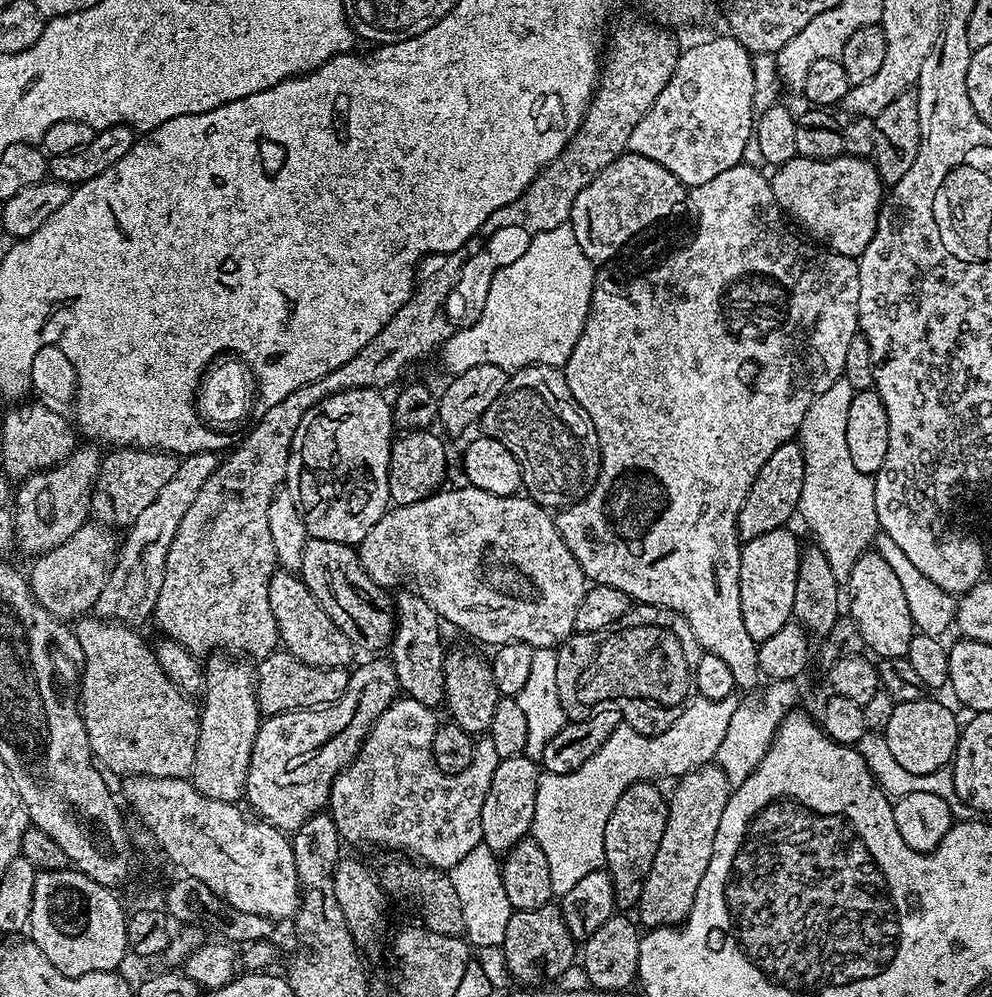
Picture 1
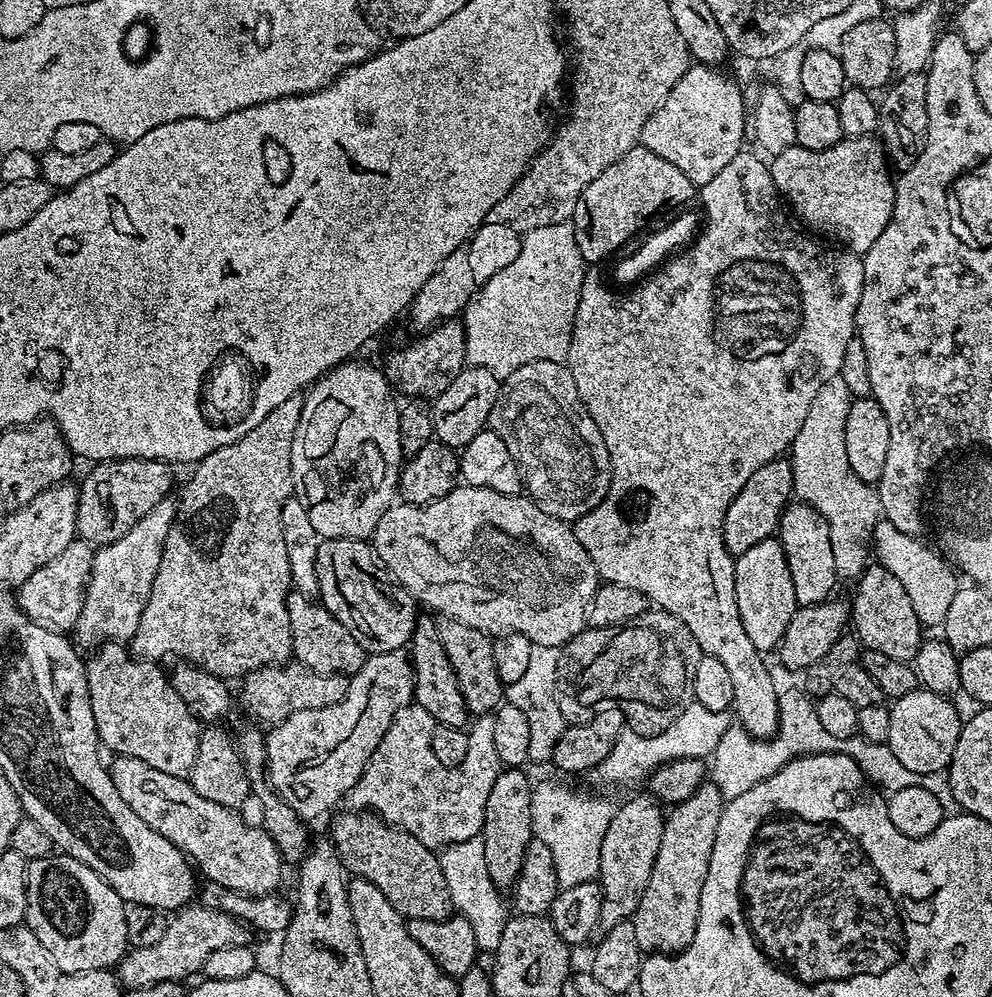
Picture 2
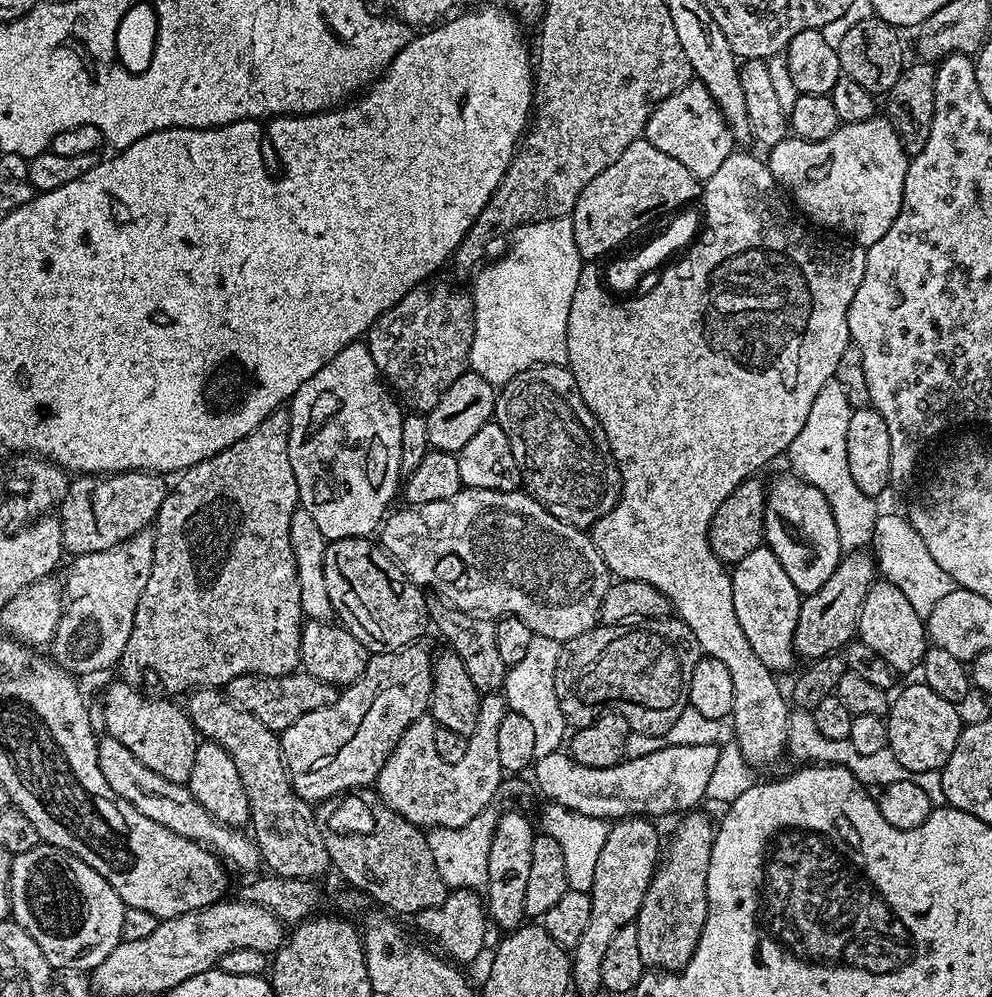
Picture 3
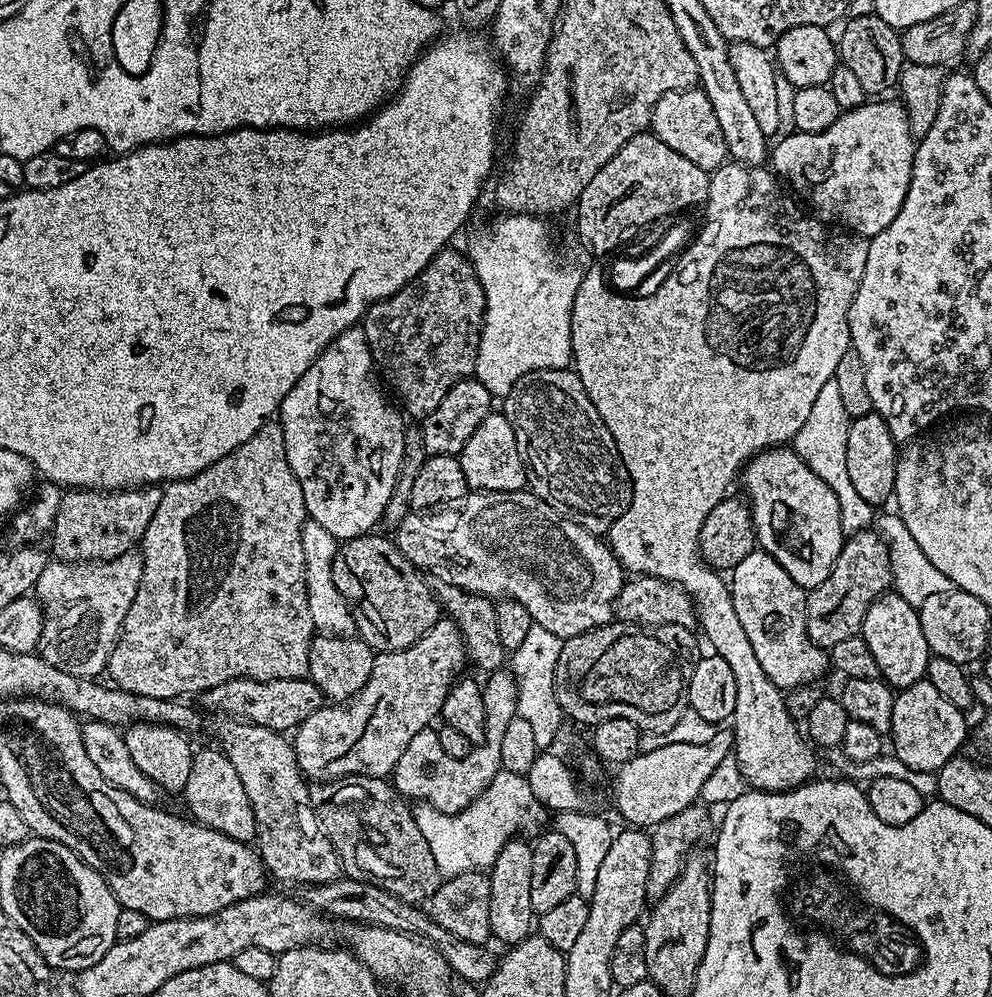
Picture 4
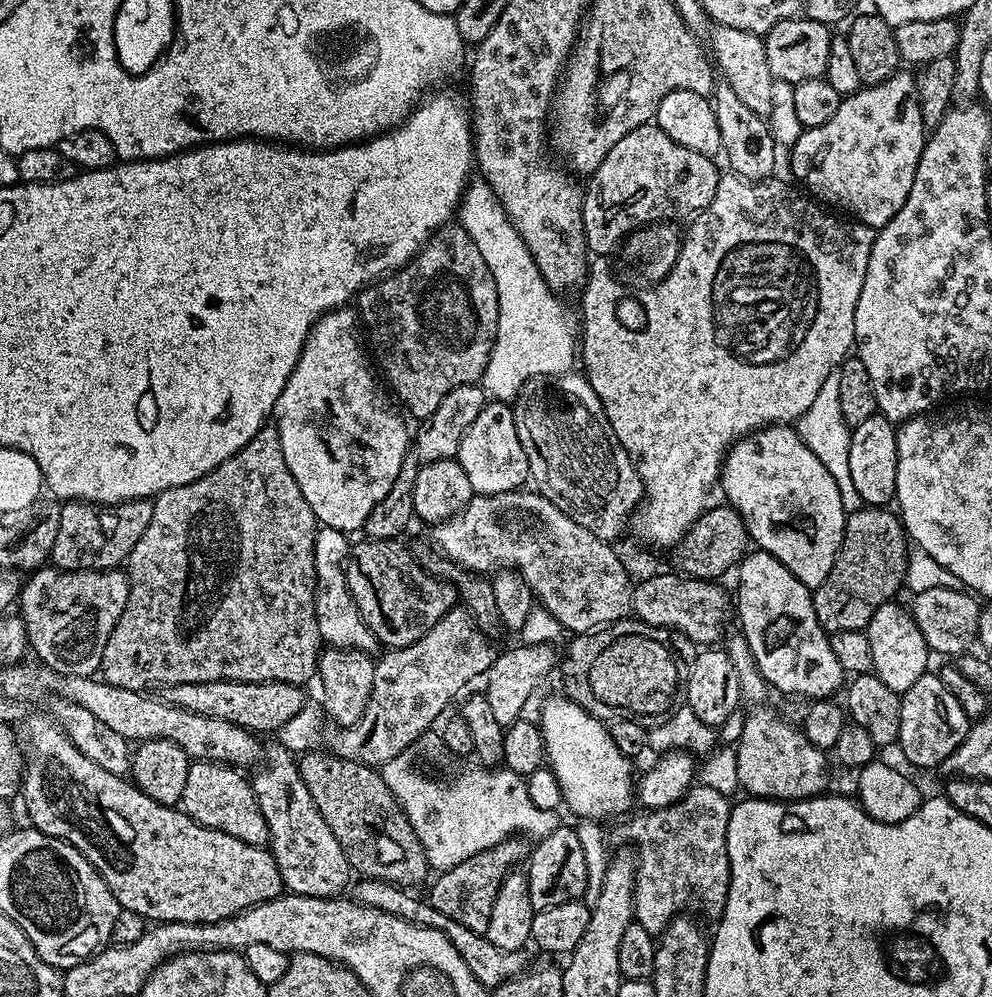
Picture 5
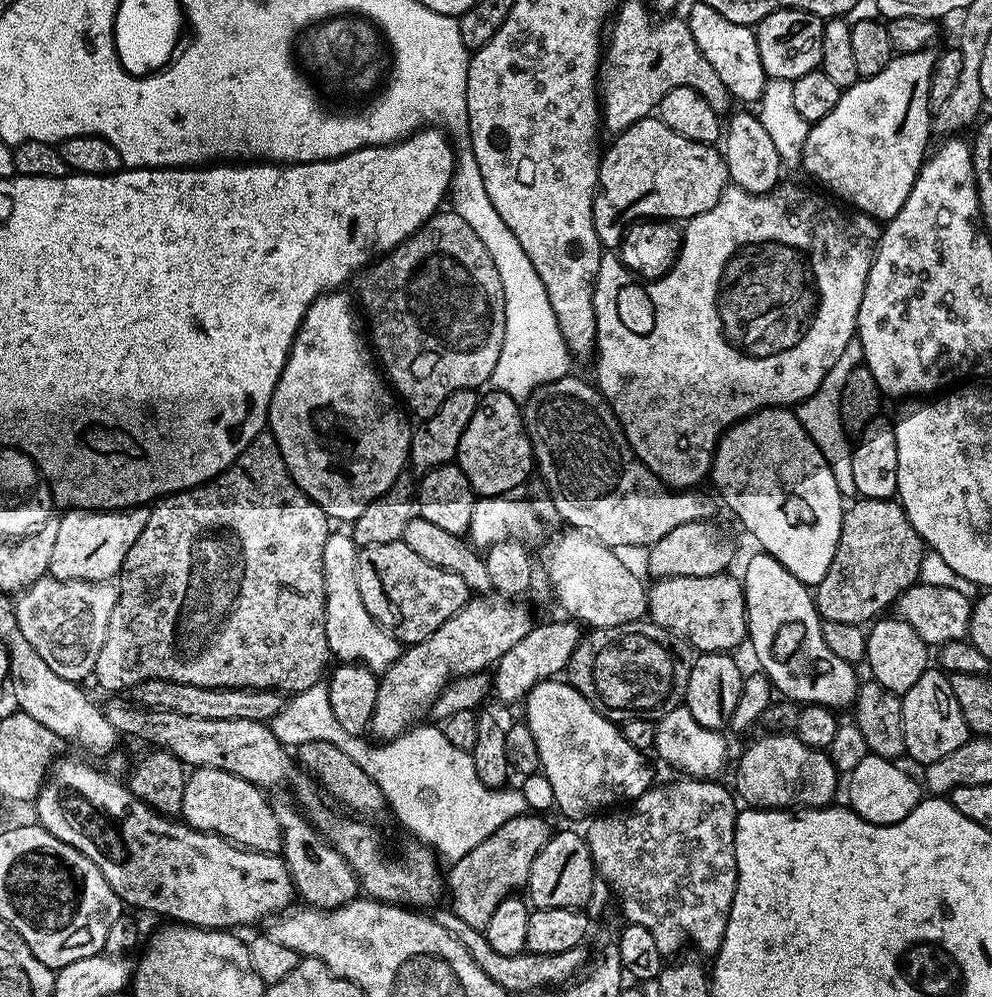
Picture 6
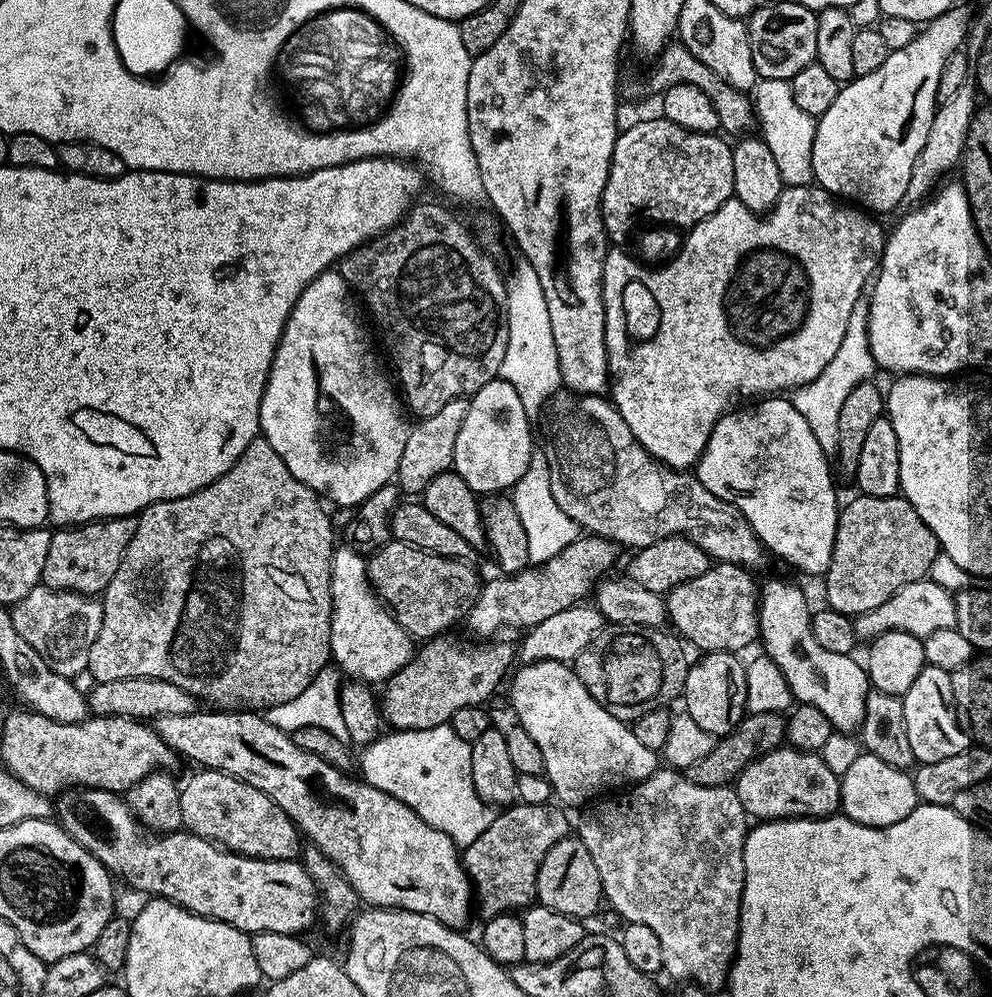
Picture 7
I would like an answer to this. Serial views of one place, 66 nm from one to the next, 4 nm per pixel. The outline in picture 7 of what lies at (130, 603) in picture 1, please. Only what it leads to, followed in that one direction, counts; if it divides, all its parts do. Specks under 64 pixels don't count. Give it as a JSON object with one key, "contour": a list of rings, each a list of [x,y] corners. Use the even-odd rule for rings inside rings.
{"contour":[[[37,586],[26,594],[17,604],[11,605],[12,621],[14,630],[42,654],[46,666],[58,674],[69,678],[79,677],[79,672],[83,673],[88,666],[90,658],[90,646],[94,646],[94,638],[98,638],[98,630],[102,630],[102,603],[96,596],[84,596],[80,592],[60,592],[56,588],[46,588]]]}

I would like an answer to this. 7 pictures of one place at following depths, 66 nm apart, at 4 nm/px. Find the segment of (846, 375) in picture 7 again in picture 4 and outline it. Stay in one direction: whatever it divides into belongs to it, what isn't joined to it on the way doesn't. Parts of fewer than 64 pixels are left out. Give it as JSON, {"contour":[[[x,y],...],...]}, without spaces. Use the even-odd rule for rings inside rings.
{"contour":[[[833,379],[822,386],[822,391],[810,409],[810,415],[806,422],[802,422],[802,430],[798,430],[794,441],[794,451],[802,458],[802,462],[806,462],[806,466],[810,466],[810,470],[814,470],[814,474],[818,474],[818,478],[822,478],[822,482],[834,490],[834,498],[838,498],[842,530],[846,534],[871,529],[874,524],[873,504],[866,502],[866,498],[854,490],[850,474],[846,474],[846,434],[849,423],[850,417],[842,406],[842,397],[838,395],[838,382]]]}

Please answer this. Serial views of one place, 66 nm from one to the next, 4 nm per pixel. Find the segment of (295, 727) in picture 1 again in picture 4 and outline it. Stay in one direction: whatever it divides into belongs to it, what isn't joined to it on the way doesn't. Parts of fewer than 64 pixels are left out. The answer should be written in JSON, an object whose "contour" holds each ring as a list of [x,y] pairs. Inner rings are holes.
{"contour":[[[447,618],[437,620],[418,642],[401,652],[377,654],[374,670],[370,670],[366,686],[356,696],[347,702],[321,706],[295,729],[300,771],[312,782],[354,776],[391,777],[410,740],[439,717],[446,694],[468,663],[462,634],[453,620]]]}

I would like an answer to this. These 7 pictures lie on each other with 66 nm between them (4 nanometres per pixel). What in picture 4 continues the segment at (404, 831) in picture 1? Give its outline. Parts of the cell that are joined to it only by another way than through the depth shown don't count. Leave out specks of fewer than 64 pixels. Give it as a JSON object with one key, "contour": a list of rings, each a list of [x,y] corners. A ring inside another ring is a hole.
{"contour":[[[508,670],[491,673],[485,680],[488,681],[482,684],[486,706],[483,744],[475,745],[466,758],[448,762],[442,744],[438,741],[437,731],[432,728],[419,731],[406,746],[392,775],[392,784],[400,796],[430,804],[444,813],[457,814],[490,786],[494,776],[501,770],[503,734],[517,715],[518,686],[515,676]]]}

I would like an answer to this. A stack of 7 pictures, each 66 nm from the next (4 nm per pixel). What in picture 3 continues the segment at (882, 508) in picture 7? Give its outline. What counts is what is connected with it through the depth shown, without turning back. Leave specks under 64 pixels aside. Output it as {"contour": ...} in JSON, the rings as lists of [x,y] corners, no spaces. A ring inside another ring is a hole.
{"contour":[[[867,552],[843,555],[836,572],[830,574],[817,592],[807,593],[800,601],[798,626],[794,628],[797,657],[805,661],[821,660],[823,656],[839,653],[857,635],[862,614],[862,602],[878,579],[877,561]]]}

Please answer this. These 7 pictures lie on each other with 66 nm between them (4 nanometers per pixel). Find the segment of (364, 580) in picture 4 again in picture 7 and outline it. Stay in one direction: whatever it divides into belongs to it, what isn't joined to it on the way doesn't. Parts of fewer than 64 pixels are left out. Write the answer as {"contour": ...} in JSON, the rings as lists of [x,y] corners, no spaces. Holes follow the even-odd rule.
{"contour":[[[391,539],[387,544],[383,544],[380,549],[374,553],[371,553],[367,557],[366,563],[368,565],[368,583],[372,585],[376,590],[376,595],[379,599],[383,600],[388,611],[391,612],[393,618],[397,620],[403,628],[408,631],[409,636],[415,638],[417,641],[423,642],[431,637],[438,636],[449,631],[448,628],[451,624],[456,624],[467,617],[468,611],[472,608],[472,603],[478,598],[480,589],[482,587],[482,580],[476,577],[476,572],[471,567],[473,566],[467,560],[455,560],[449,556],[439,556],[433,552],[427,552],[424,548],[416,548],[413,544],[404,544],[398,539]]]}

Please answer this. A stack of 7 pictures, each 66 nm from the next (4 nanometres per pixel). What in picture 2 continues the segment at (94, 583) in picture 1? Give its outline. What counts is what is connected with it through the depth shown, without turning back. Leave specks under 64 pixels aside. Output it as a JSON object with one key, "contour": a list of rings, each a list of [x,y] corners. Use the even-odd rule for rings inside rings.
{"contour":[[[79,538],[70,542],[58,558],[53,558],[51,562],[46,562],[26,582],[22,582],[15,593],[16,602],[25,615],[35,624],[40,624],[43,628],[61,634],[71,631],[81,613],[81,603],[84,601],[84,587],[88,583],[89,574],[92,572],[92,557],[94,555],[93,545],[87,540]]]}

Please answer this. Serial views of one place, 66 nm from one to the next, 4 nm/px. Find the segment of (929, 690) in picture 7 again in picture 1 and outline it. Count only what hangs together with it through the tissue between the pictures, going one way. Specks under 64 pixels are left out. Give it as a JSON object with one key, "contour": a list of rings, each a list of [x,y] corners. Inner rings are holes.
{"contour":[[[925,698],[897,704],[883,735],[895,761],[903,769],[910,770],[911,774],[926,775],[951,765],[961,727],[961,721],[956,721],[955,714],[946,705]]]}

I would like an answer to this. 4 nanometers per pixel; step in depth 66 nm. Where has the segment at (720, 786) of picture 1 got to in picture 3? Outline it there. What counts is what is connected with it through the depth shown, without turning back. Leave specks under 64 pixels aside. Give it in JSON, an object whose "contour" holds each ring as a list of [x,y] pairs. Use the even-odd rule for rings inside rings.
{"contour":[[[692,810],[687,814],[679,817],[680,825],[676,828],[676,833],[672,836],[672,841],[667,841],[666,851],[663,853],[662,859],[659,861],[656,873],[652,876],[650,886],[646,890],[646,898],[642,898],[642,910],[638,910],[634,921],[638,930],[638,951],[642,954],[642,962],[645,969],[663,970],[664,972],[678,972],[690,962],[694,950],[698,946],[698,942],[702,938],[702,930],[706,926],[706,918],[708,917],[708,895],[706,894],[706,878],[710,874],[710,858],[712,857],[712,837],[714,835],[714,820],[711,820],[706,813],[701,810]]]}

